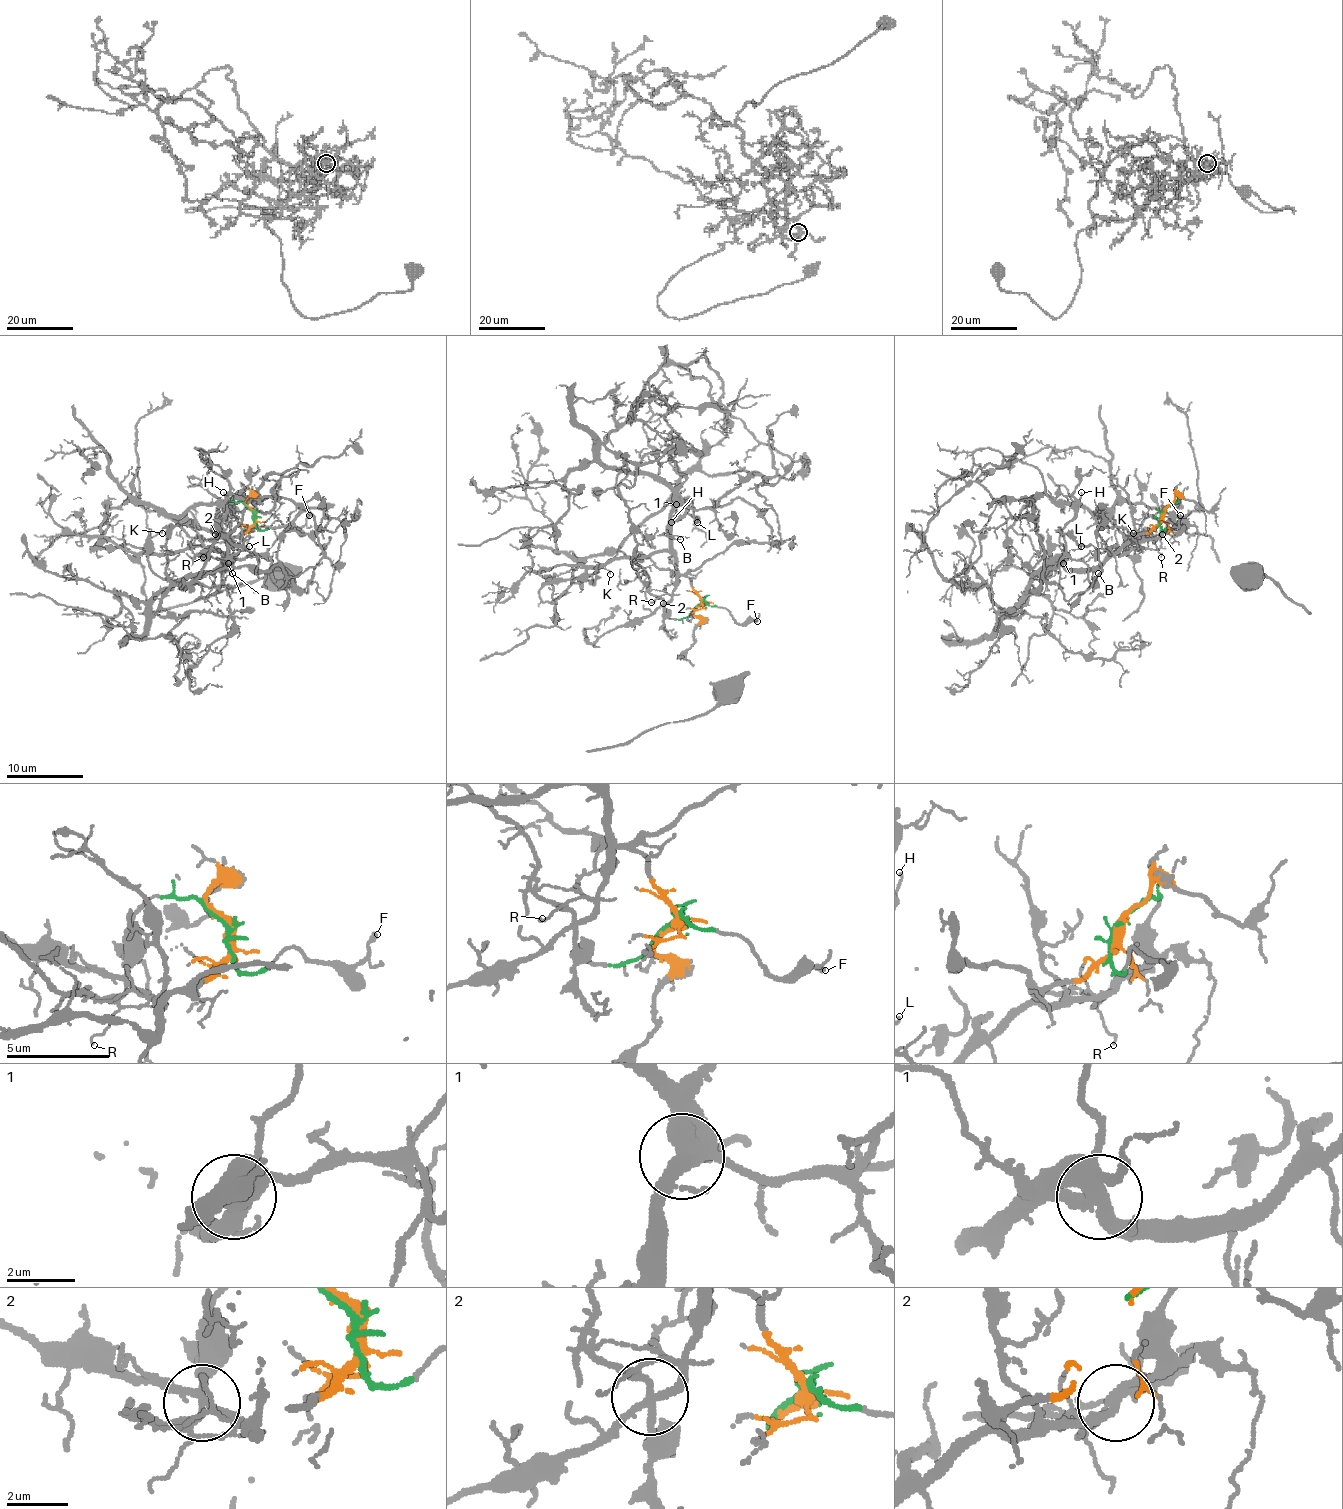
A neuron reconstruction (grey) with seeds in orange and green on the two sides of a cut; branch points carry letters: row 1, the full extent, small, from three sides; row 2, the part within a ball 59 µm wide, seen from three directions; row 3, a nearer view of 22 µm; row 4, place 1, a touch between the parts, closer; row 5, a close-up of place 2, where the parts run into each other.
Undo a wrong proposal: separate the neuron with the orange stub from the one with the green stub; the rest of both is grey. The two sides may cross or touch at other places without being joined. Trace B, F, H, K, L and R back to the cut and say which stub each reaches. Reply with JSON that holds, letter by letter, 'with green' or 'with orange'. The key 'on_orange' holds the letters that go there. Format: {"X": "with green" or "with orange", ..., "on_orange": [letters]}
{"B": "with orange", "F": "with green", "H": "with orange", "K": "with orange", "L": "with orange", "R": "with green", "on_orange": ["B", "H", "K", "L"]}

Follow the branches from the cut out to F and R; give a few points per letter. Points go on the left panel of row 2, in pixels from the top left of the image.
F: (252, 511), (260, 530), (265, 530), (277, 521), (302, 526), (310, 515)
R: (252, 511), (238, 501), (225, 501), (219, 509), (219, 524), (204, 557)

